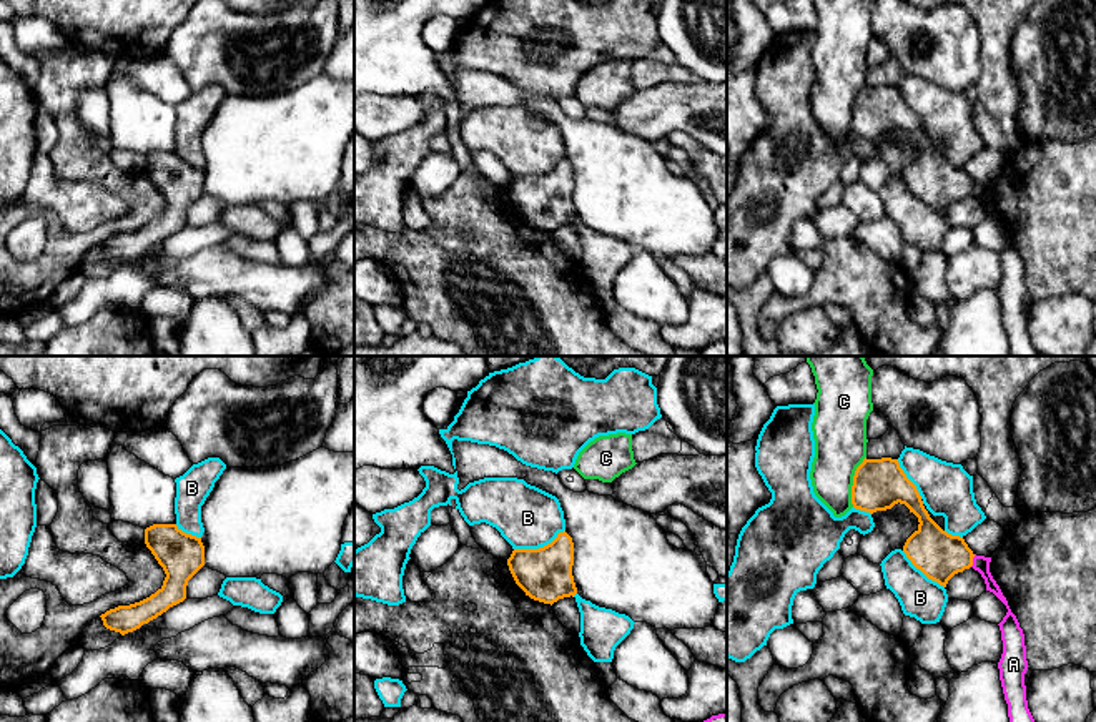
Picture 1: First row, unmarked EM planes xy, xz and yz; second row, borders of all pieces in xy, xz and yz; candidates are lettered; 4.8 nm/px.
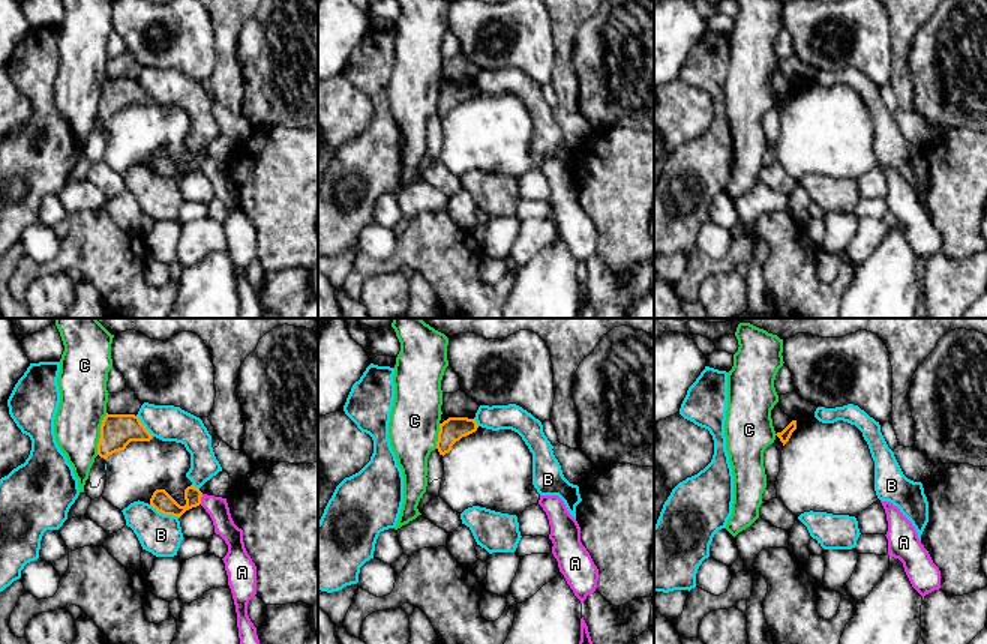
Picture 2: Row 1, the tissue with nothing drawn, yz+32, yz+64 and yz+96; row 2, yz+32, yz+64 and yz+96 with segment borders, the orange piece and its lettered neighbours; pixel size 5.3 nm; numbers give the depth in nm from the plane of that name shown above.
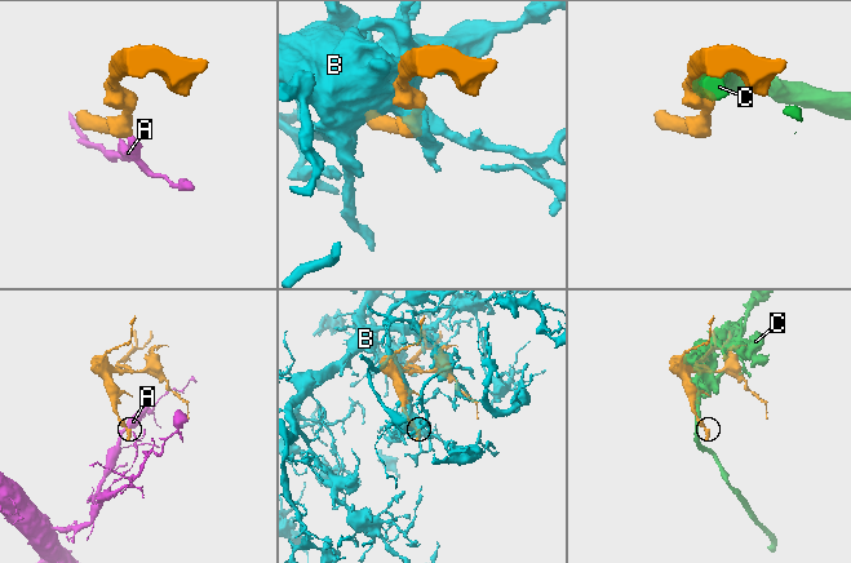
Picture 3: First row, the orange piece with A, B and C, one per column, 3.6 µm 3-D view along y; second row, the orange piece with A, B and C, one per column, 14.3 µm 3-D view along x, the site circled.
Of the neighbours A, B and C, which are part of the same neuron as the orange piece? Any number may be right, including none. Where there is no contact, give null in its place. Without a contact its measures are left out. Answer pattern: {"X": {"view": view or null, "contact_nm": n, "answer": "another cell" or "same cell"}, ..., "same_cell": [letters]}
{"A": {"view": "yz", "contact_nm": 70, "answer": "another cell"}, "B": {"view": "xz", "contact_nm": 260, "answer": "another cell"}, "C": {"view": "yz", "contact_nm": 260, "answer": "another cell"}, "same_cell": []}

